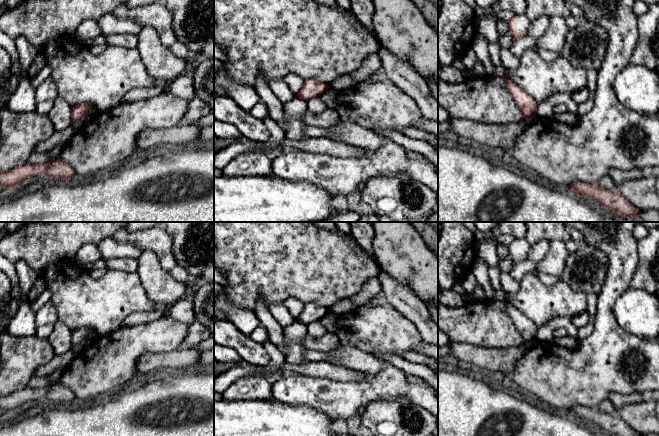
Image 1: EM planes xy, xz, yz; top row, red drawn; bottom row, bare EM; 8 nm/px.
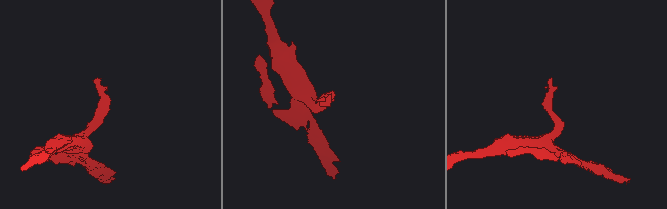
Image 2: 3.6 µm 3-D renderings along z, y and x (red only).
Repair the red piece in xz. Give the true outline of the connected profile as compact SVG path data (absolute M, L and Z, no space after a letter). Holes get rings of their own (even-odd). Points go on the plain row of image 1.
M316 302L306 303L300 315L296 318L296 321L308 325L314 321L319 321L328 312L328 308Z

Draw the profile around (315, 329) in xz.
M314 321L307 325L307 334L315 339L320 339L326 333L325 327L319 321Z

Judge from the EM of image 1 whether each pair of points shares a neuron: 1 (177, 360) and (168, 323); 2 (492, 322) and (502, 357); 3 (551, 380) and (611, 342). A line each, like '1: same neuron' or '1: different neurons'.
1: different neurons
2: different neurons
3: same neuron

